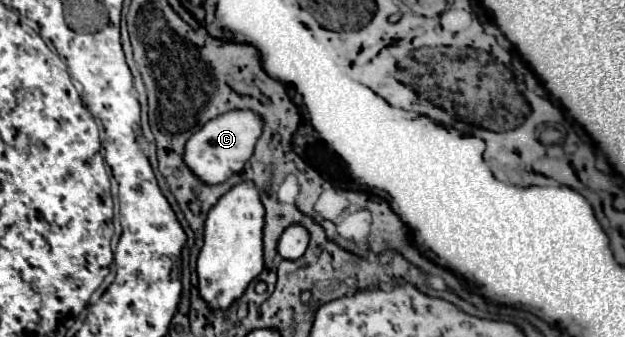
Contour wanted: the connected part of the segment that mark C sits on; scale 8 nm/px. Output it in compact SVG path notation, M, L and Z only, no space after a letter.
M233 110L227 114L221 114L219 118L213 118L203 126L203 130L195 132L185 146L183 160L187 168L205 184L219 184L225 182L231 174L241 172L245 162L251 158L257 138L261 136L263 120L249 110Z

